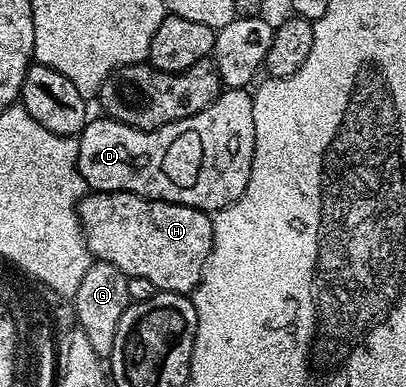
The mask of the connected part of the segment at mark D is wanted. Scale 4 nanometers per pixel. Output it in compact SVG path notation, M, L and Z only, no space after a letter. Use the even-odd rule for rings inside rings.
M224 88L217 100L206 110L194 114L190 118L176 120L172 124L167 124L161 128L151 128L144 132L141 128L131 128L117 120L107 118L89 119L88 125L80 131L78 137L78 154L76 155L76 165L82 174L82 178L87 182L92 192L133 192L139 196L145 196L147 200L165 200L171 204L181 204L191 208L200 208L203 212L215 214L226 206L238 202L250 182L250 170L252 169L252 155L254 154L254 106L252 105L252 92L242 88Z

